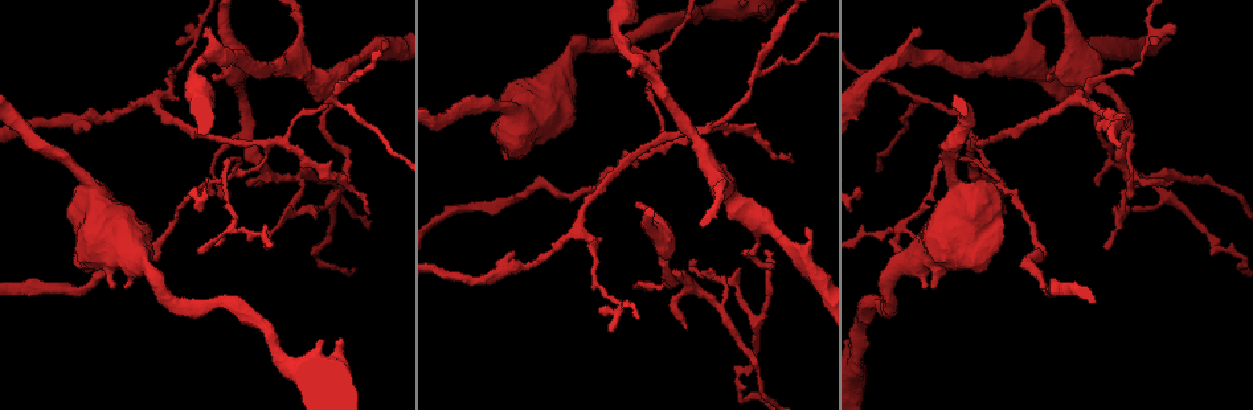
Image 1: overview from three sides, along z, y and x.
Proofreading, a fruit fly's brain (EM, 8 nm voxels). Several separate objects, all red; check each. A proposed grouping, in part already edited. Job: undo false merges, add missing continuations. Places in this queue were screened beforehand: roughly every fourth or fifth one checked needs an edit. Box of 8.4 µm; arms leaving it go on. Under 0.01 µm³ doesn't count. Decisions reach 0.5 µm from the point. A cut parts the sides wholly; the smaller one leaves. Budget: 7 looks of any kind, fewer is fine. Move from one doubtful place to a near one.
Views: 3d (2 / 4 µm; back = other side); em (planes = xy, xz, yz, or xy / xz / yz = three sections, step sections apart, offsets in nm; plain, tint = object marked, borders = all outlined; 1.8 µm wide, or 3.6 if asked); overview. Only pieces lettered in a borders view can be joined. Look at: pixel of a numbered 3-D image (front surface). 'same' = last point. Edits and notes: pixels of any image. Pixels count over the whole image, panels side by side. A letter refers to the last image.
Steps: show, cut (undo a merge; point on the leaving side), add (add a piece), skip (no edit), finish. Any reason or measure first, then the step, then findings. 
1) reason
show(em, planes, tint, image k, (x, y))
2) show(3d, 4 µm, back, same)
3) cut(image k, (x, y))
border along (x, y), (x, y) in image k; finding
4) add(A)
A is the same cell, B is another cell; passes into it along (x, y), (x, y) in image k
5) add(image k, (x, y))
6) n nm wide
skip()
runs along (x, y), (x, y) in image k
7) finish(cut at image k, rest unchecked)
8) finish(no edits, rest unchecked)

branch stops here
show(em, planes, borders, image 1, (502, 265))

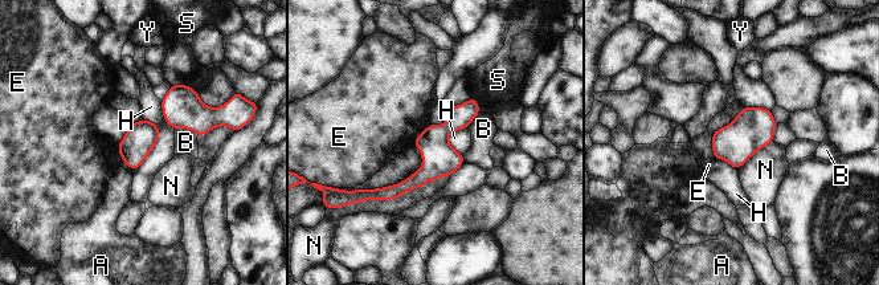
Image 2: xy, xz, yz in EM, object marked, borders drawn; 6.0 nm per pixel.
skip()
A, B, E, H, N, S and Y are other cells; runs along (474, 104), (417, 179), (375, 195) in image 2; none of them fits

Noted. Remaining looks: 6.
abrupt turn
show(3d, 4 µm, image 1, (312, 209))

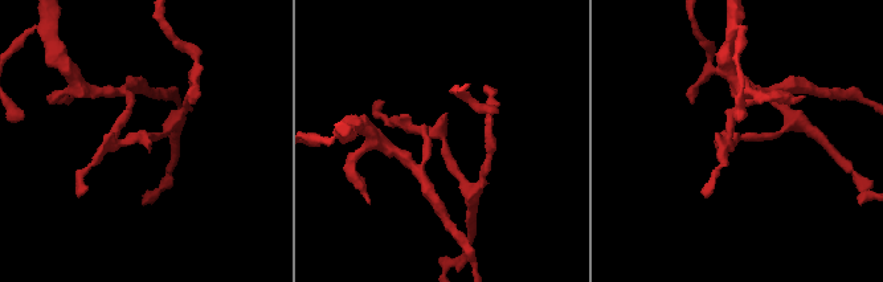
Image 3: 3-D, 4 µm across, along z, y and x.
now the EM
show(em, planes, borders, image 3, (144, 138))

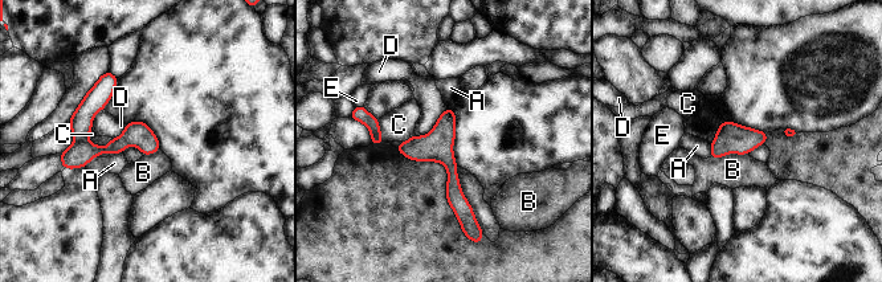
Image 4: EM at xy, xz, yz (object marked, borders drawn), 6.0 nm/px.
cut(image 4, (77, 155))
A, B, C, D and E are other cells; the part that leaves runs along (449, 111), (445, 155), (464, 216) in image 4; two neurons meet here

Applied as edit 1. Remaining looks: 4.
sharp bend
show(em, xz, step 4, tint, image 1, (655, 58))

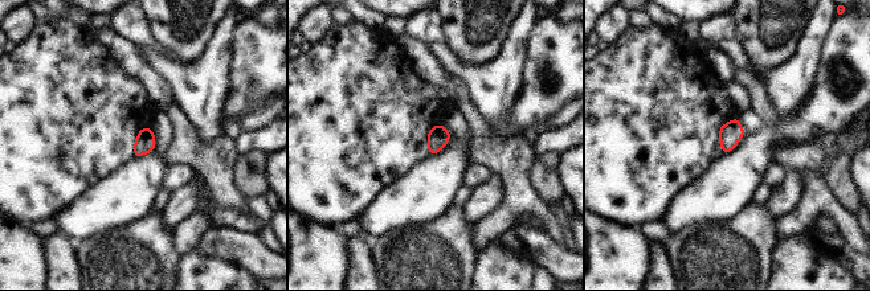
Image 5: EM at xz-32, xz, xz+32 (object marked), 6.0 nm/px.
show(em, planes, borders, same)

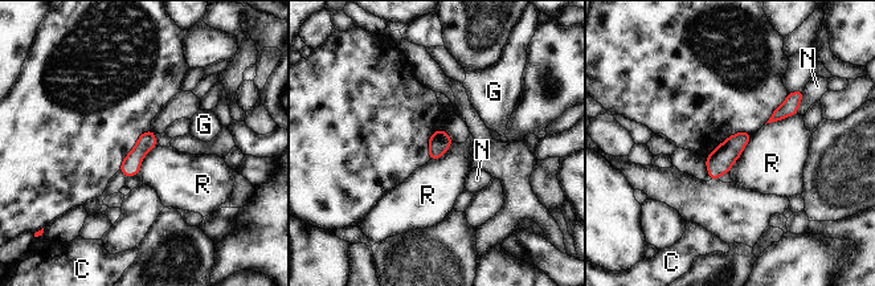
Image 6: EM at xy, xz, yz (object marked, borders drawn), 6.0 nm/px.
skip()
C, G, N and R are other cells; border along (751, 135), (751, 139), (728, 172) in image 6; continuous, no second neuron

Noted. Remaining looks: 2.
finish(cut at image 4, rest unchecked)

